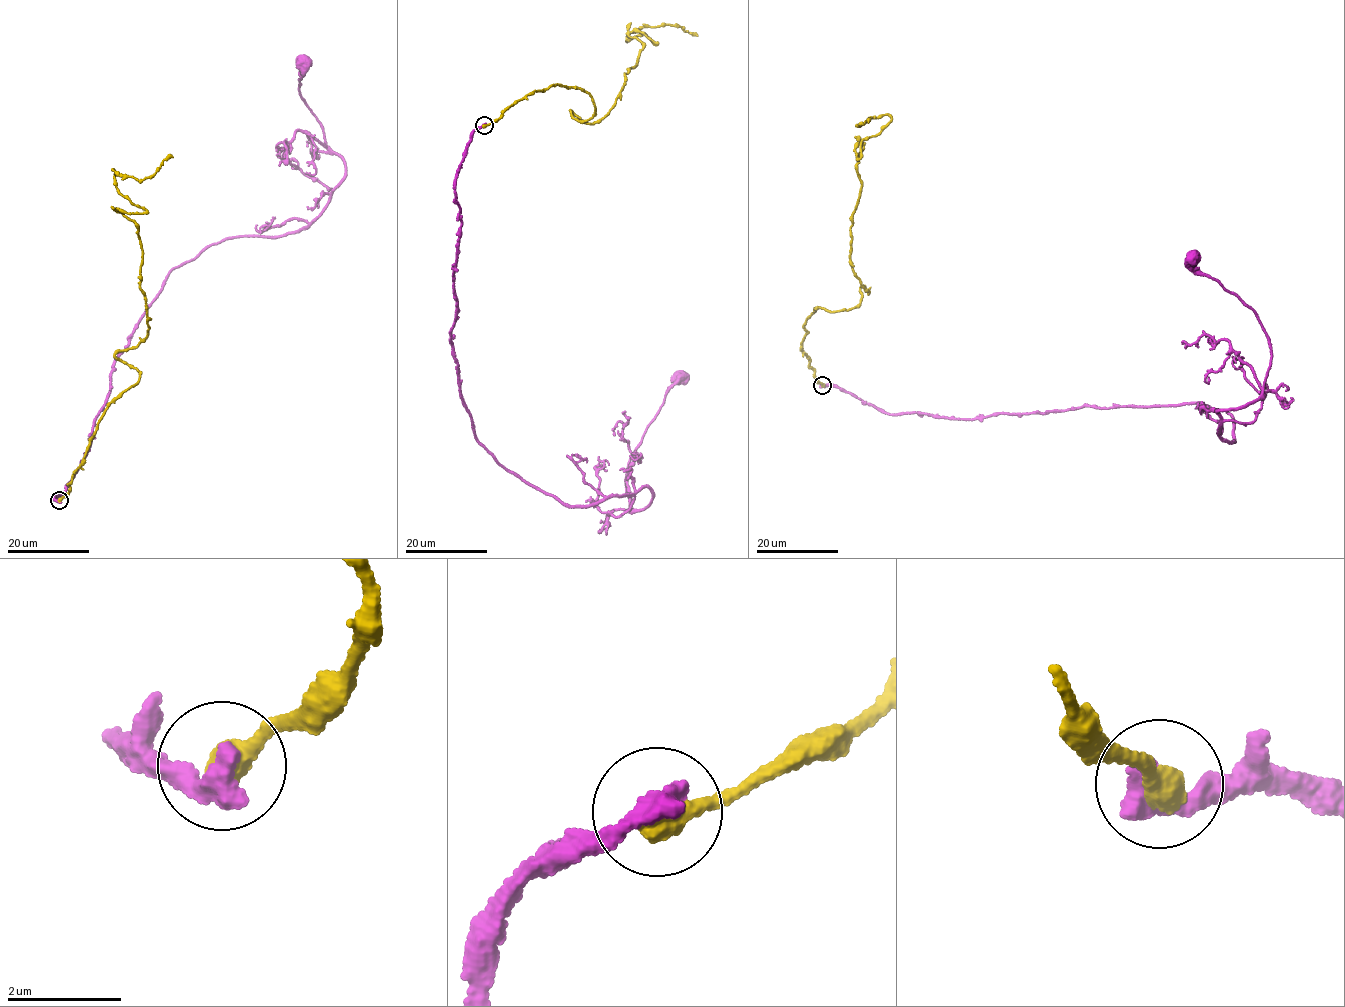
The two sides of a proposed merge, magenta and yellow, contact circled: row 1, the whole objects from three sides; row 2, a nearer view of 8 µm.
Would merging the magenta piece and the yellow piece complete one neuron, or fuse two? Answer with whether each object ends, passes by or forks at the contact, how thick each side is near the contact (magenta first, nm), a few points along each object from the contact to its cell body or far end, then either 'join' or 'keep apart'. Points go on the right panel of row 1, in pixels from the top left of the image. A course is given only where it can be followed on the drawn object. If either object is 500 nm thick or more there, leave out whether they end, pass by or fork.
480/550 nm | magenta via (822, 385), (962, 420), (1203, 403), (1231, 416), (1230, 444), (1217, 412), (1262, 393), (1268, 336), (1193, 259) | yellow via (822, 385), (806, 318), (868, 293), (850, 260), (854, 151), (891, 119), (868, 123) | keep apart

